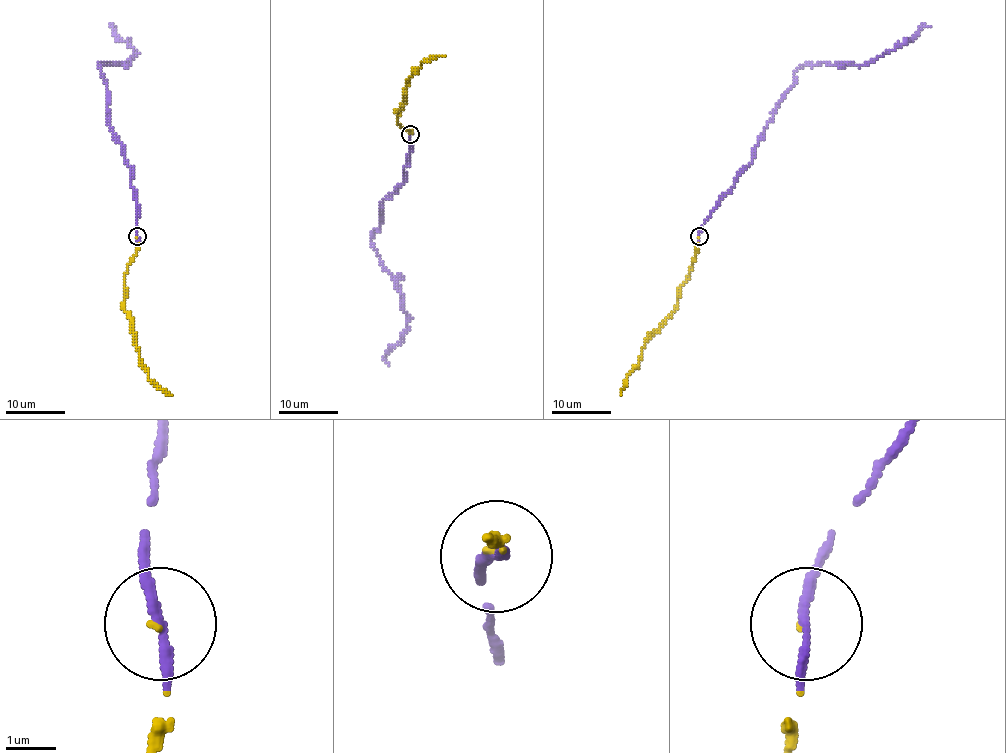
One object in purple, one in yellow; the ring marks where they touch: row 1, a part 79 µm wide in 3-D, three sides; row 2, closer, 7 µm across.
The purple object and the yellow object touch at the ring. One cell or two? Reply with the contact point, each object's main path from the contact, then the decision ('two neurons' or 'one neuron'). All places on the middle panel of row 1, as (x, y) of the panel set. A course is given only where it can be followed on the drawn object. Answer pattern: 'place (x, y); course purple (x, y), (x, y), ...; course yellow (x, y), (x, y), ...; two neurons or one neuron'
place (410, 134); course purple (410, 134), (404, 180), (380, 202), (382, 220), (371, 235), (408, 317), (403, 338), (386, 353), (388, 365); course yellow (410, 132), (398, 124), (397, 112), (404, 101), (408, 80), (420, 64), (434, 57), (444, 57); one neuron

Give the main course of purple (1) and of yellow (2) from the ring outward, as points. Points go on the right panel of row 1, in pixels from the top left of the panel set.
1: (699, 237), (712, 208), (751, 161), (772, 110), (800, 67), (863, 66), (903, 45), (924, 25), (930, 27)
2: (697, 237), (689, 280), (680, 289), (677, 308), (645, 342), (639, 363), (622, 388), (622, 396)

